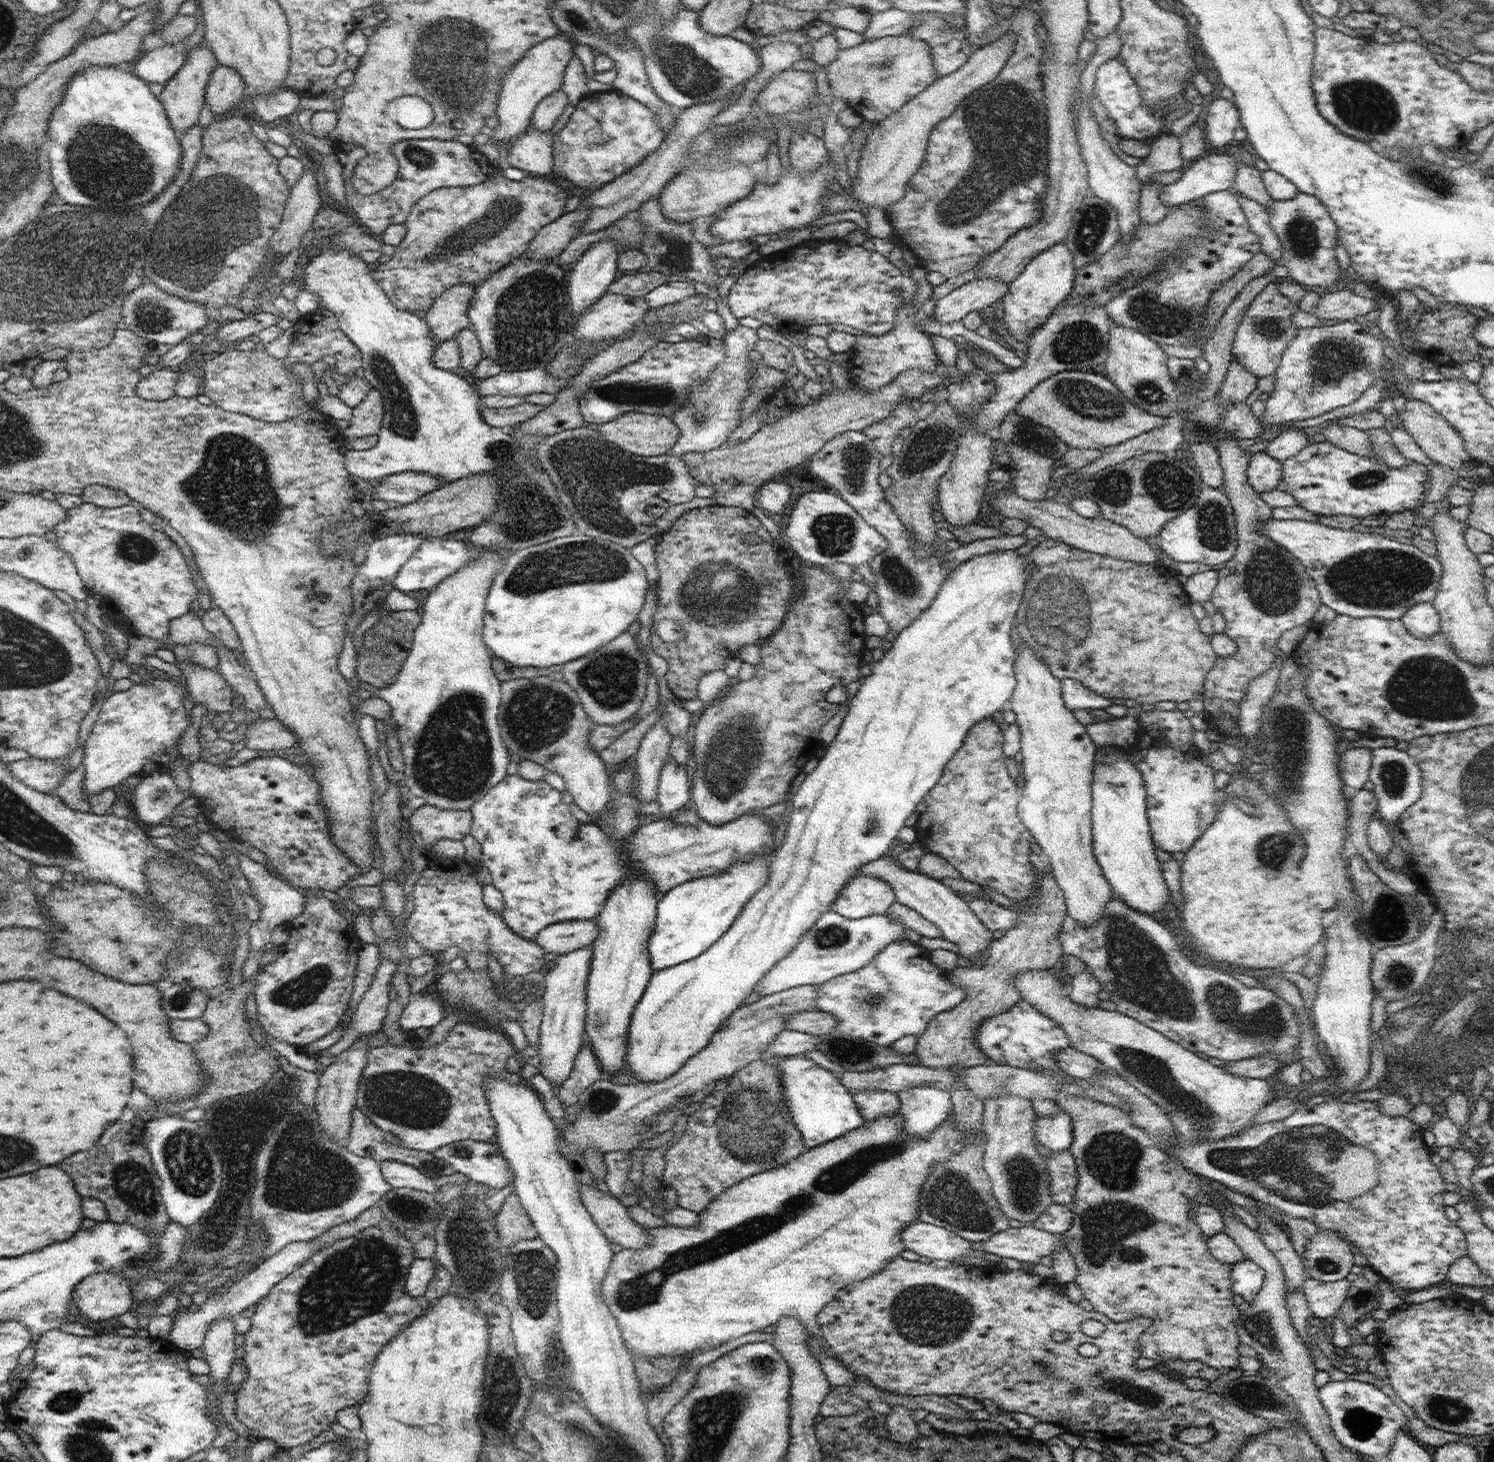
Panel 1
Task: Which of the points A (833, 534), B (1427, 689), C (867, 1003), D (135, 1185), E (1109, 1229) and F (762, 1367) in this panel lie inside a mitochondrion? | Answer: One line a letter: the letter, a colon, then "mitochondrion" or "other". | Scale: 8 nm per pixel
A: mitochondrion
B: mitochondrion
C: mitochondrion
D: mitochondrion
E: mitochondrion
F: mitochondrion

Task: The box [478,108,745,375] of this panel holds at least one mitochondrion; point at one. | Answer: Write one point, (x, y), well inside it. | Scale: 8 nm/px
(529, 314)

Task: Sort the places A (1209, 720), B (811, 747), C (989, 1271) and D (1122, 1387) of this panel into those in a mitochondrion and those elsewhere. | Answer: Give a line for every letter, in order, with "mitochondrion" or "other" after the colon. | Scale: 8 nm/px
A: other
B: other
C: other
D: mitochondrion

